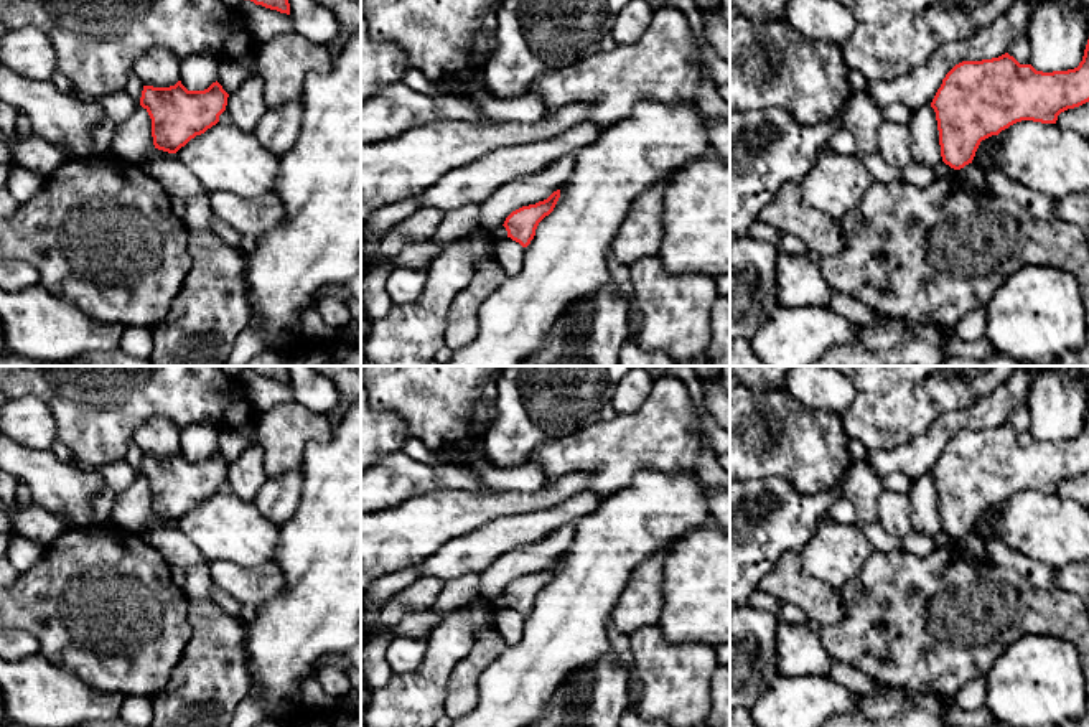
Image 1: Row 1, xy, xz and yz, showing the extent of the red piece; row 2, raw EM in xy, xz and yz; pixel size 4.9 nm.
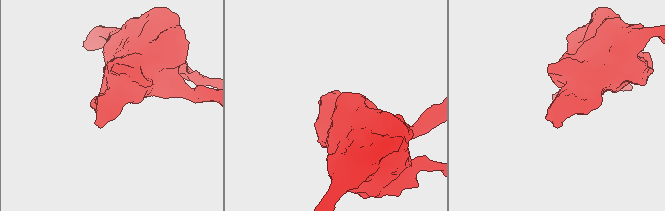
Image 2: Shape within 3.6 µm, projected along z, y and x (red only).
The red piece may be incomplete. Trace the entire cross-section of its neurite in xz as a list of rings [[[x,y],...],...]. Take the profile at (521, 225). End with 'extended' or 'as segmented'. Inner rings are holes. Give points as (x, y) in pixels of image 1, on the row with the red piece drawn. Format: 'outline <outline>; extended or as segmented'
outline [[[560,190],[554,191],[544,201],[512,211],[502,224],[507,231],[507,237],[527,247],[535,236],[539,223],[554,211],[559,198]]]; as segmented

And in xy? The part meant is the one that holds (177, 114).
outline [[[181,81],[170,87],[143,86],[140,106],[152,119],[155,148],[176,153],[219,122],[227,97],[217,81],[204,91],[188,91]]]; as segmented

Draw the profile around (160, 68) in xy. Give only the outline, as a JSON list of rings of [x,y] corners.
[[[150,49],[133,66],[143,86],[170,87],[180,81],[181,61],[170,49]]]

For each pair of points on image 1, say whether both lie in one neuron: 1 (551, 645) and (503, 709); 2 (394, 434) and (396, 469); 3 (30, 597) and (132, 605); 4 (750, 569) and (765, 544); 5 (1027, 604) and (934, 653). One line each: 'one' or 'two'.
1: one
2: two
3: one
4: one
5: one

